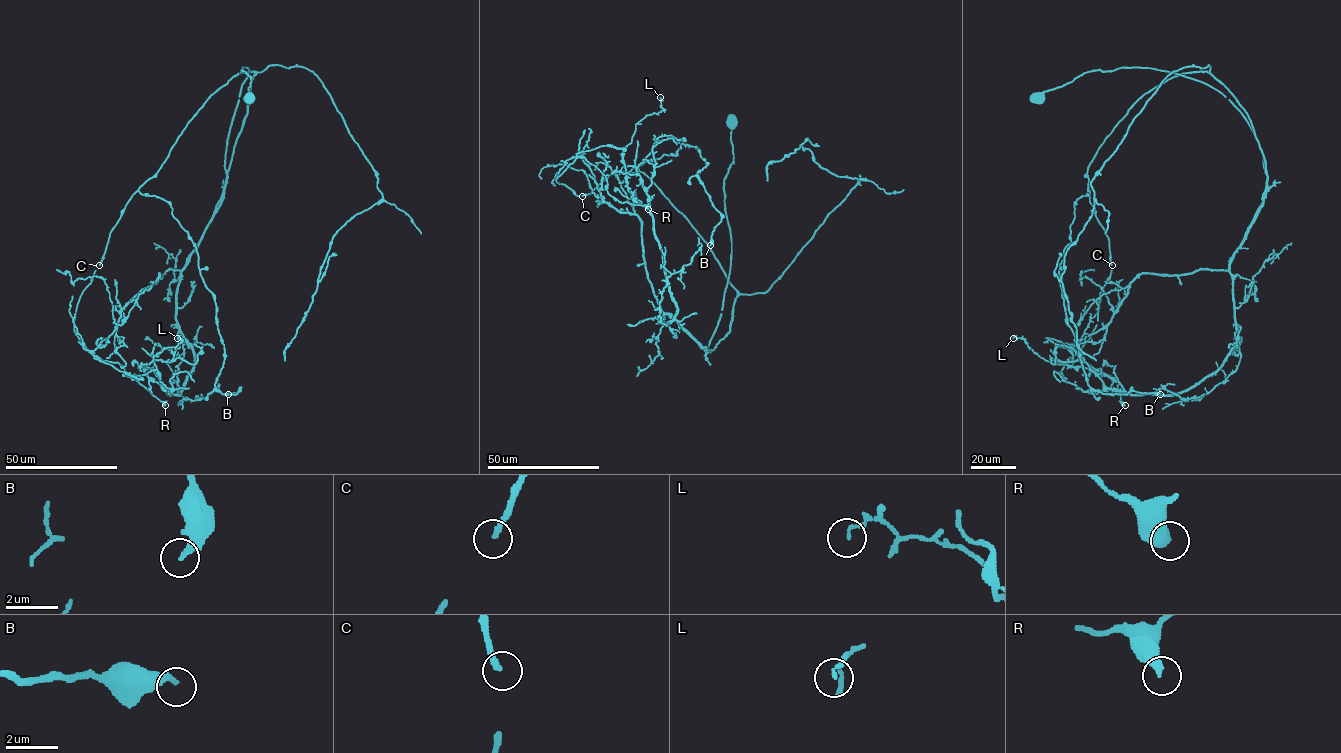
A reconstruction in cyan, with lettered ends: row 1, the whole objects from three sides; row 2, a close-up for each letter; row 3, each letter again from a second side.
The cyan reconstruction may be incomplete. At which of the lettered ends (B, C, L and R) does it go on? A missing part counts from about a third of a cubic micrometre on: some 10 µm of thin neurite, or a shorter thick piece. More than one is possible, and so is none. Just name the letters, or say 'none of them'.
none of them

